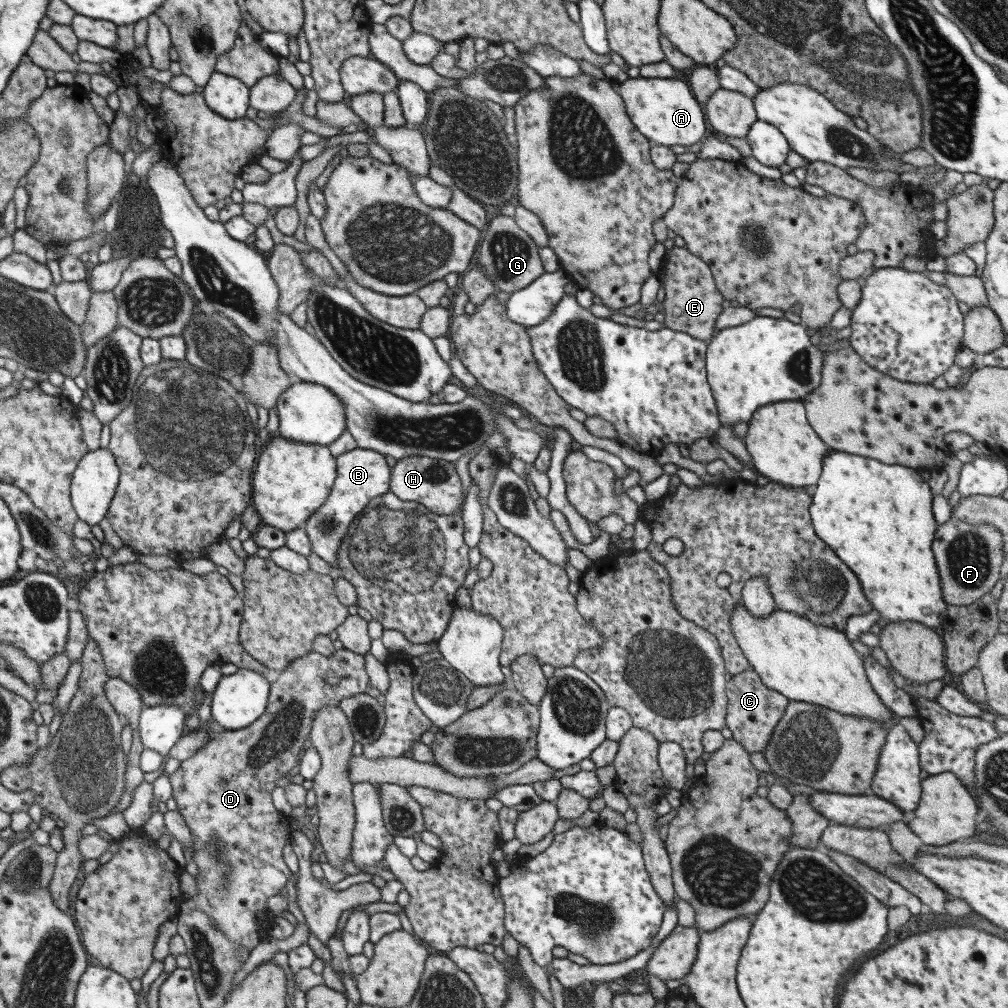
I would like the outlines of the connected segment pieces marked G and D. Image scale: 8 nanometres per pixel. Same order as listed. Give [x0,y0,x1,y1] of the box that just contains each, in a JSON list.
[[477,215,545,293],[169,649,369,952]]

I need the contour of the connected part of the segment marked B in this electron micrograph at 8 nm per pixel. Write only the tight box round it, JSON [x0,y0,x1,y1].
[304,447,391,580]

